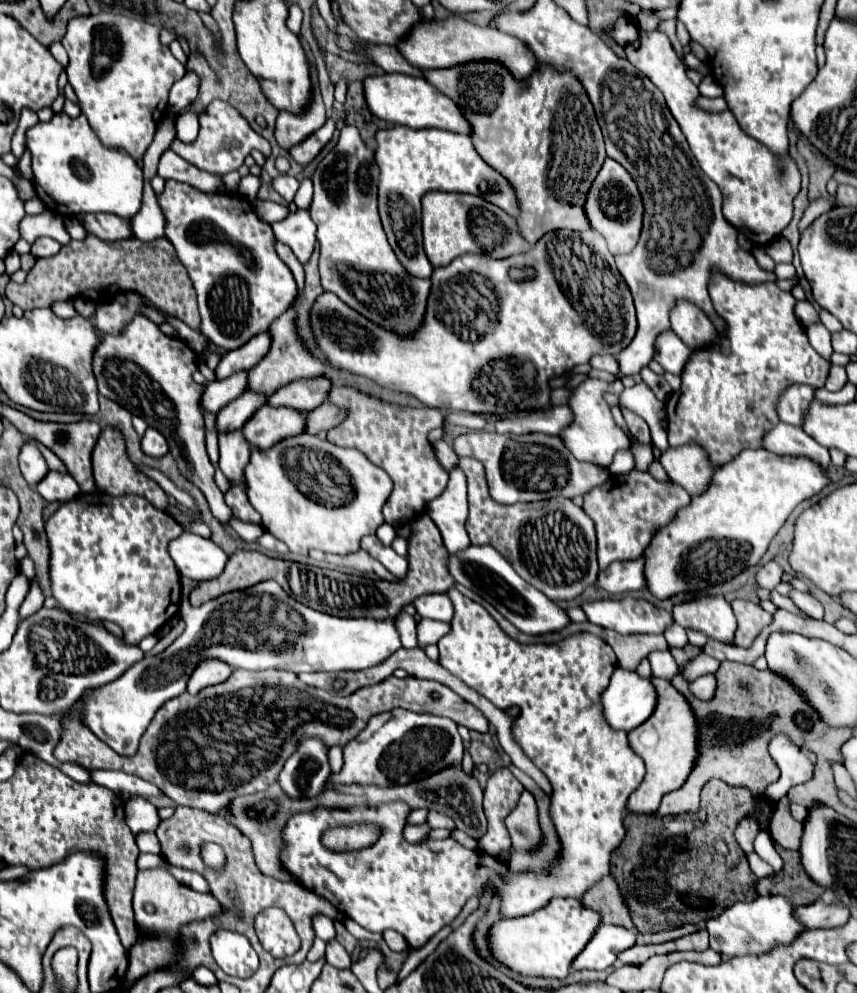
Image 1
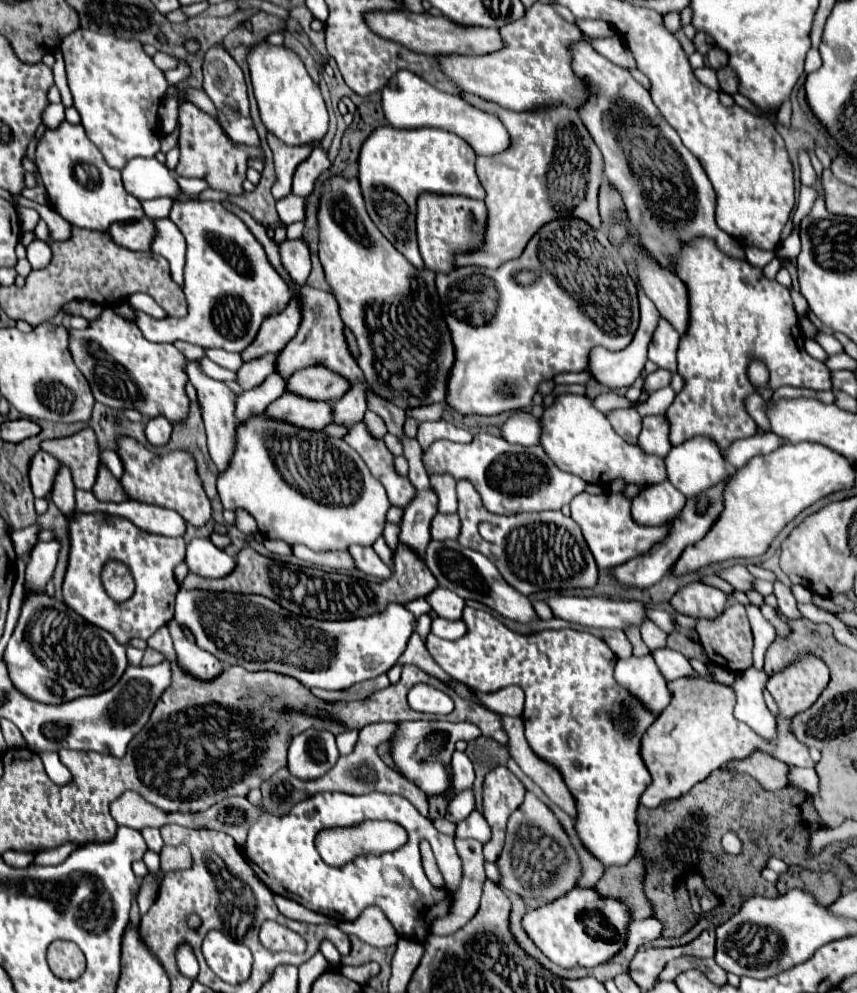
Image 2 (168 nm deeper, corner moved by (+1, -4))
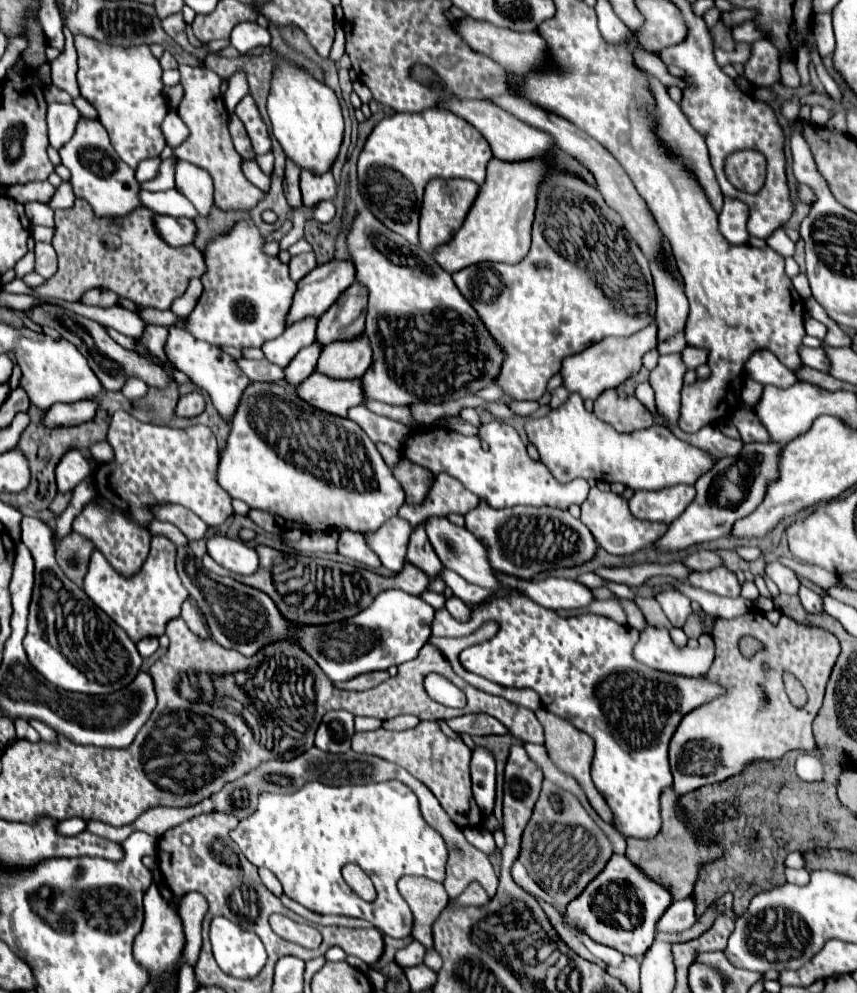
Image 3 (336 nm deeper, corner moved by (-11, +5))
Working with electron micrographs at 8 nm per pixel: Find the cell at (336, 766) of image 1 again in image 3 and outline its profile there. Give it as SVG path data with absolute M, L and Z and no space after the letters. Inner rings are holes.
M356 716L354 718L354 726L356 726L356 732L362 732L362 730L376 730L382 726L382 722L378 718L368 718L368 716Z

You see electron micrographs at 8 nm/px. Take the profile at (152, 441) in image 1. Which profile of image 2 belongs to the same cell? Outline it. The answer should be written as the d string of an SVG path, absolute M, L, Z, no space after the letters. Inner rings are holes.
M154 417L146 425L146 437L152 445L166 445L170 439L170 433L172 433L172 425L168 419Z

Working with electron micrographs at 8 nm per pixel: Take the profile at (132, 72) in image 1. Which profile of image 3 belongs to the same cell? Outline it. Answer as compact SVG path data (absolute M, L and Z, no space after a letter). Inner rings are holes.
M82 34L76 36L74 44L78 52L80 94L96 108L98 120L108 130L118 156L130 168L136 168L144 158L160 156L160 152L166 148L160 124L168 114L168 106L166 98L162 96L162 66L150 52L148 44L122 48Z

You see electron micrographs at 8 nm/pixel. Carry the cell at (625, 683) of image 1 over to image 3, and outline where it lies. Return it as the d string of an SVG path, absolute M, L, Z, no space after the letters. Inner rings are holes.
M648 626L644 632L640 632L640 640L634 646L634 658L638 662L642 662L644 666L660 670L660 672L668 672L668 674L676 674L676 676L700 676L710 668L710 664L714 660L715 644L710 634L701 635L698 638L698 642L698 648L688 648L688 646L686 648L678 648L670 640L668 630Z

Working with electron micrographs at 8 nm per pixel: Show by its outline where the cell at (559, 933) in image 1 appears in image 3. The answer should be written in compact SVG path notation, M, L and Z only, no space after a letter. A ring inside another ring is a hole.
M614 854L606 868L594 878L594 882L590 882L584 892L566 906L564 918L570 928L586 934L594 942L610 946L624 956L636 958L646 954L646 950L652 946L656 936L656 922L670 902L672 898L664 886L650 882L628 858Z

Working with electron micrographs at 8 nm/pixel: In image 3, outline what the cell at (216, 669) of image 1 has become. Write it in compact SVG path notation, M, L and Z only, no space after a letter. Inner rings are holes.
M186 600L184 604L182 604L182 614L180 614L182 618L184 618L184 622L188 624L188 628L196 634L196 636L200 636L200 638L210 638L210 632L208 632L208 628L204 626L204 620L202 620L202 616L200 616L200 612L198 612L198 608L196 608L196 604L192 602L192 600Z

